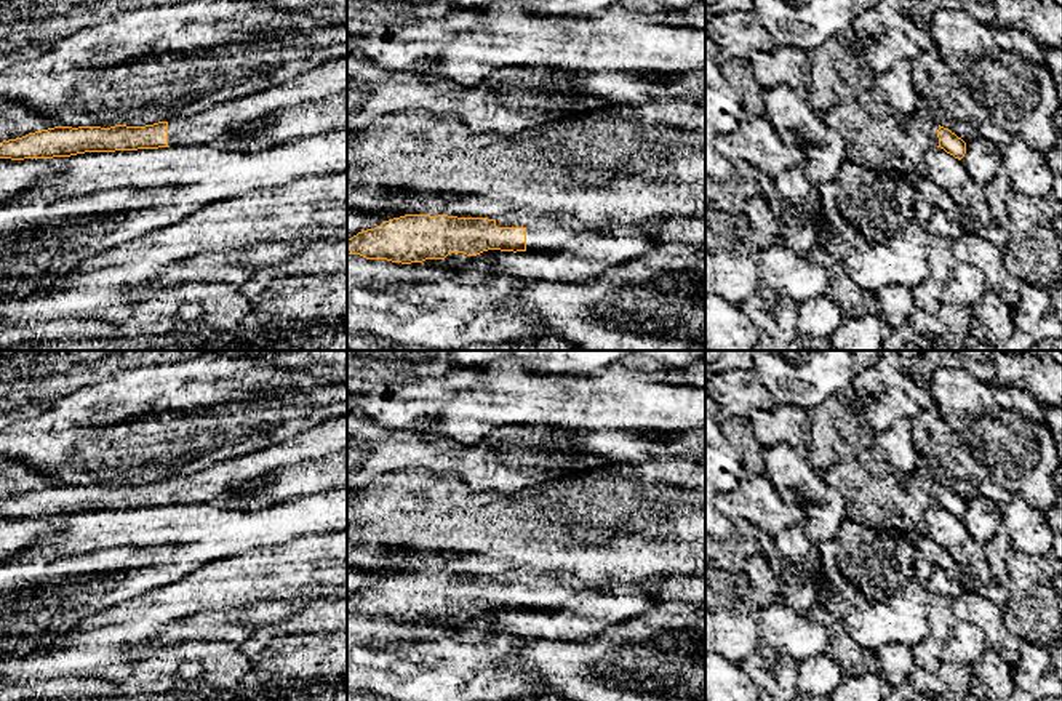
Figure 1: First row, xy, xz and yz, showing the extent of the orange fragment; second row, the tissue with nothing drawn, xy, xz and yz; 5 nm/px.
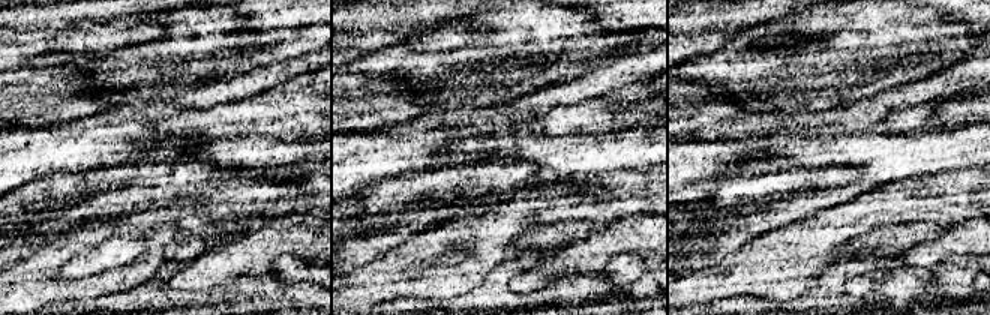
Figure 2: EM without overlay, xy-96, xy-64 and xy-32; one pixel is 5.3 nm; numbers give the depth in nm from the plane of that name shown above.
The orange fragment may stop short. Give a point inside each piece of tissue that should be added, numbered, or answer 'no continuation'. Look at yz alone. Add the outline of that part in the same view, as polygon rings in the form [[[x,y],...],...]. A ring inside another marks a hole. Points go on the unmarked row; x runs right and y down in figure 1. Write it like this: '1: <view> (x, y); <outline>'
1: yz (925, 480); [[[923,469],[913,474],[918,485],[932,498],[934,504],[939,504],[937,488],[939,483]]]

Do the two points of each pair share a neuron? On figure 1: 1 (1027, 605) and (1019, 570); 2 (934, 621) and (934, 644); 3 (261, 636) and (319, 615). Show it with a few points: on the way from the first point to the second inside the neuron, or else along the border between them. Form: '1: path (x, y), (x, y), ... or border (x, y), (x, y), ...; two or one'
1: path (1027, 597), (1027, 578); one
2: path (934, 626), (934, 639); one
3: path (275, 631), (304, 623); one

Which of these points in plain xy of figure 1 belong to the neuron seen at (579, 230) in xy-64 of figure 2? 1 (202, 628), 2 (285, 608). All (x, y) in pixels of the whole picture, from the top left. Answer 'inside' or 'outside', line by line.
1: inside
2: inside

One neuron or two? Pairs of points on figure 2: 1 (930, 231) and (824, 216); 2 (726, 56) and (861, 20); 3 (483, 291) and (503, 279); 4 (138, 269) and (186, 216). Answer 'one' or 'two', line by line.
1: two
2: one
3: one
4: two

